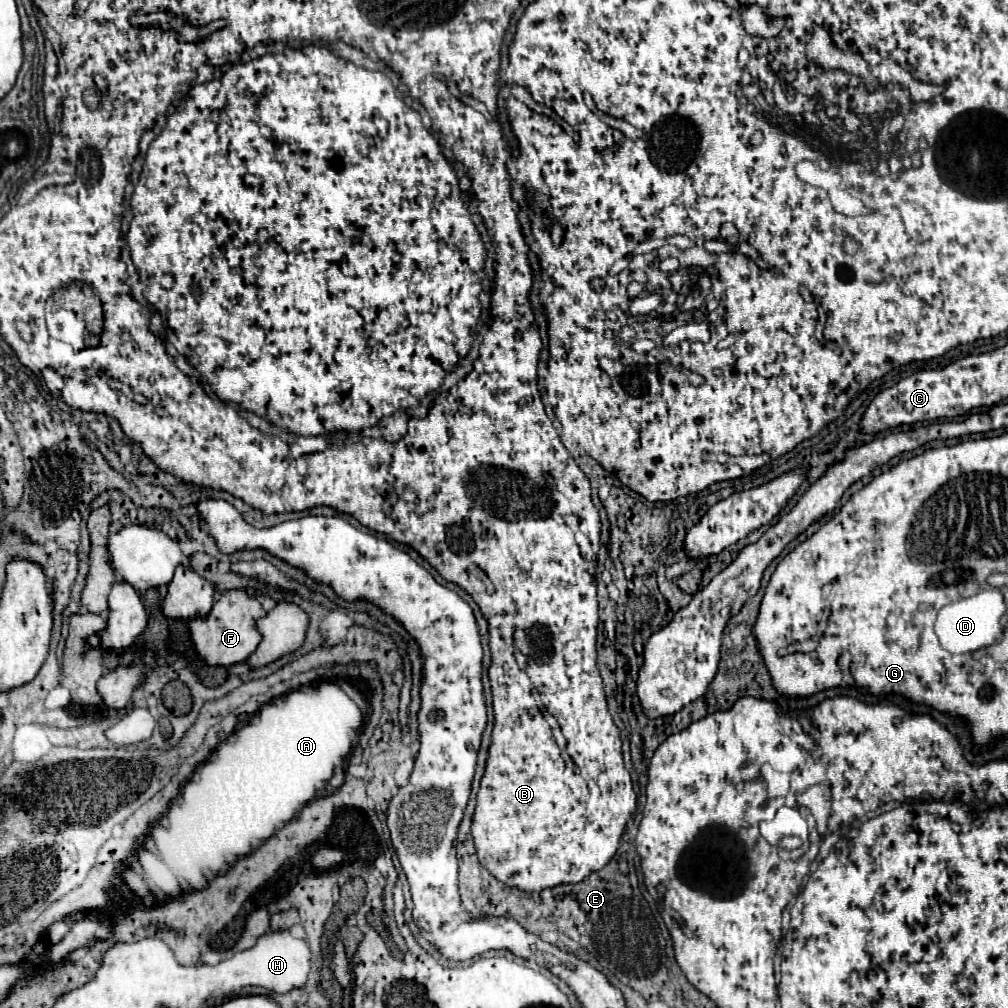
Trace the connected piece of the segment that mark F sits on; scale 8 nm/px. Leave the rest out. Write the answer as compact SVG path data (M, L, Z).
M228 590L220 596L220 600L214 602L208 616L198 616L190 620L190 632L192 642L196 646L196 652L210 664L210 666L232 666L238 662L244 662L260 644L260 632L256 628L256 620L264 614L262 604L254 594L248 594L246 590Z

